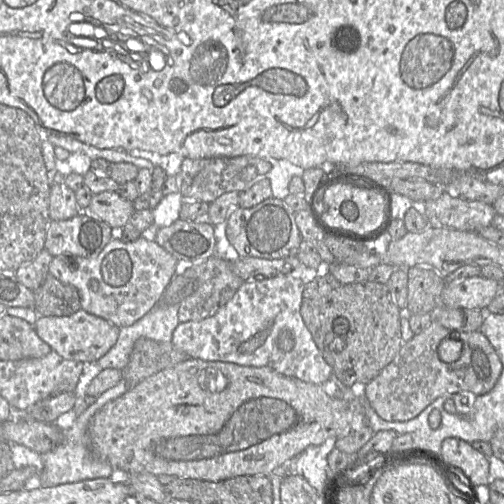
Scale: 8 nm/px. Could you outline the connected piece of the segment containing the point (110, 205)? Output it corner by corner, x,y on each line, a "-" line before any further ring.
104,191
94,194
89,206
80,212
106,222
114,230
120,230
134,211
132,202
122,198
117,191

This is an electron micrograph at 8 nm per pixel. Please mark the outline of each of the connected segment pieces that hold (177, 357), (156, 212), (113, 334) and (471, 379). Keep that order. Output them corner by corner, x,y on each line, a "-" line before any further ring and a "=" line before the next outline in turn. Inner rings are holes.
140,338
133,346
128,364
121,370
122,380
131,389
144,379
187,359
189,357
175,348
172,342
=
179,192
167,194
152,209
153,222
141,232
141,237
147,240
155,240
157,231
180,219
180,209
185,202
191,199
184,197
=
83,310
62,317
39,316
34,328
53,351
67,360
77,362
96,363
116,344
119,337
117,326
=
434,321
420,334
414,335
409,341
403,342
399,353
373,380
361,386
362,395
375,412
388,422
405,422
417,417
431,403
446,394
468,391
475,395
490,392
502,373
503,365
489,340
480,332
455,332
446,329
-
445,339
460,340
463,344
461,357
450,364
439,359
438,346

